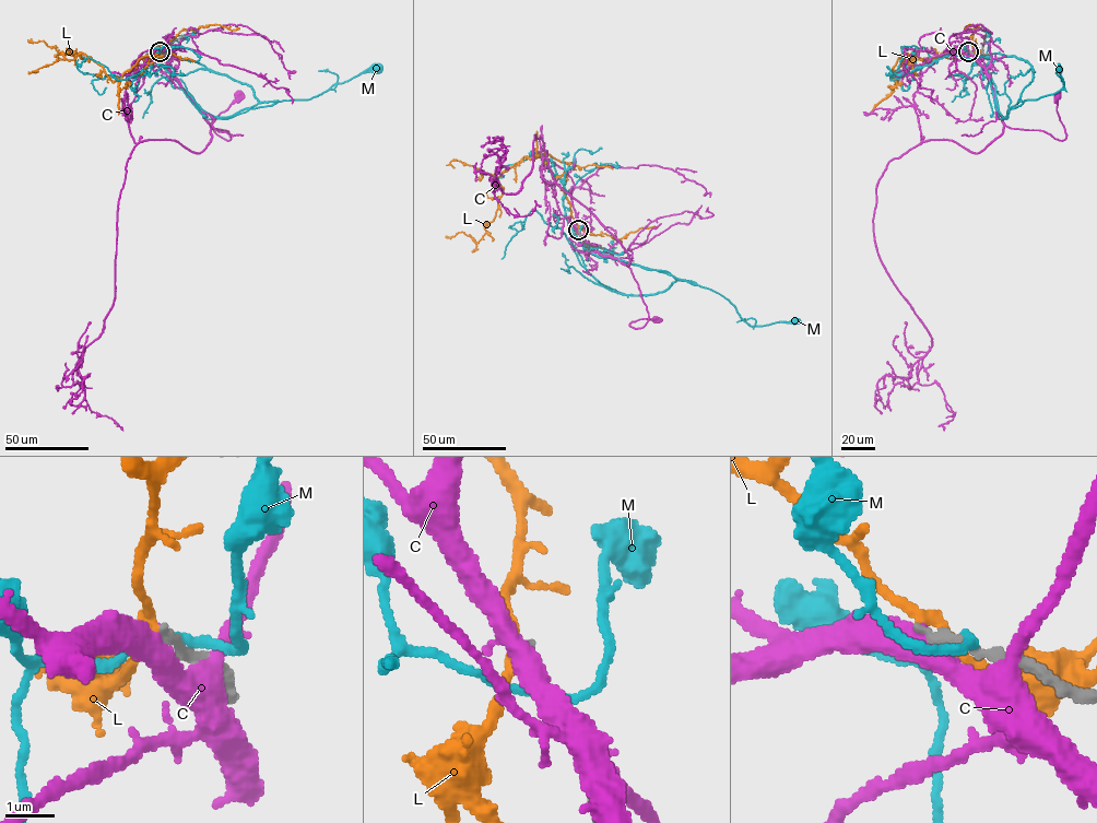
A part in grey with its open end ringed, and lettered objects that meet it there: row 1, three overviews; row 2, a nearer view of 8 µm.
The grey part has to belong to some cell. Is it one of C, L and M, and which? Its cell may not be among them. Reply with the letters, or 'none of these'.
none of these

